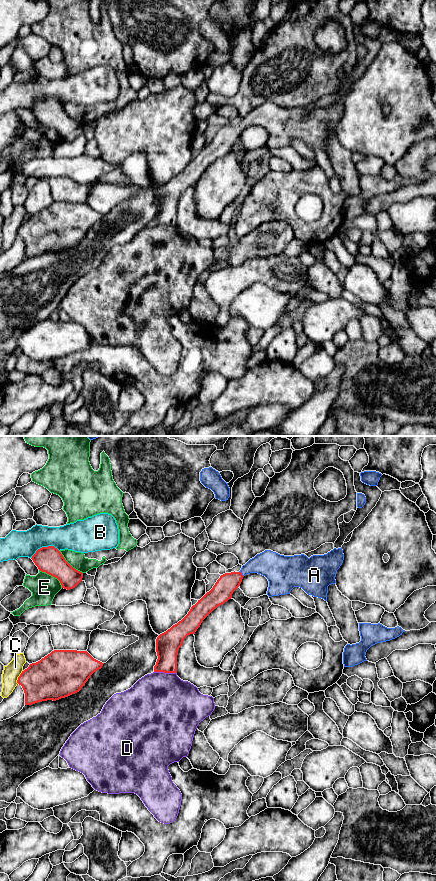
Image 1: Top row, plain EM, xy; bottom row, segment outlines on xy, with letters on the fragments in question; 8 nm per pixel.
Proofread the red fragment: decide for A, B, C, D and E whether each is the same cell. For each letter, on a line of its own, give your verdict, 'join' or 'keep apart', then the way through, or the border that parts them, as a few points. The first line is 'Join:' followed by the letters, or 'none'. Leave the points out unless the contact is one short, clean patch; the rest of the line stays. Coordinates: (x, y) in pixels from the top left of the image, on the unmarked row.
Join: A
A: join; way xy (222, 143), (241, 126), (251, 118), (270, 116)
B: keep apart
C: keep apart
D: keep apart
E: keep apart

